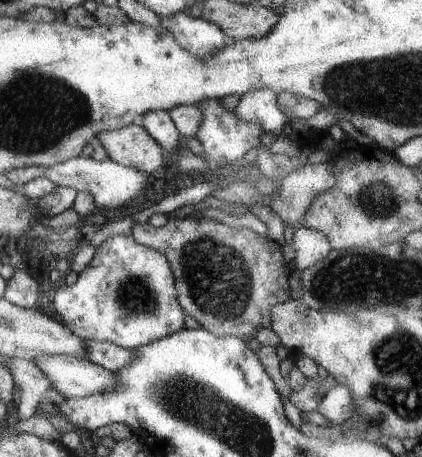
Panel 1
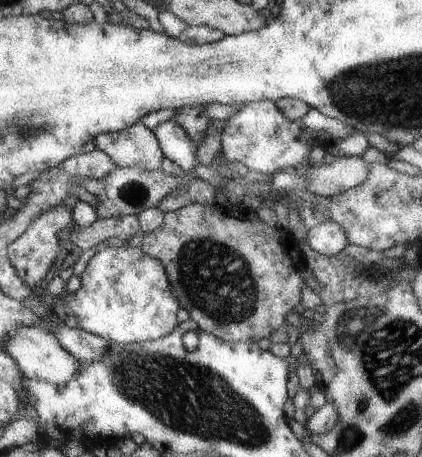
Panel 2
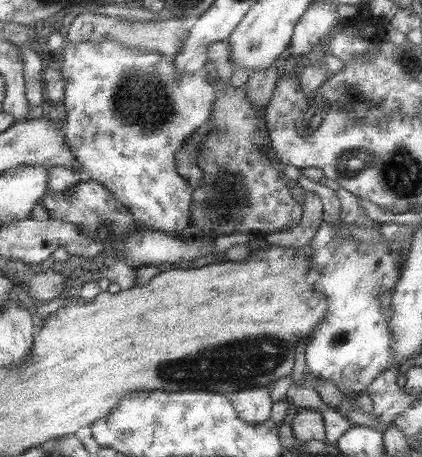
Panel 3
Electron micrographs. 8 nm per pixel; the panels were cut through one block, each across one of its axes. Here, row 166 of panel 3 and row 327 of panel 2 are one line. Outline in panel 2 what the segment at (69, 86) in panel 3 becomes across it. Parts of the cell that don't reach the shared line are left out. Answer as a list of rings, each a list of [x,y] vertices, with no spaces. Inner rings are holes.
[[[121,246],[121,248],[107,248],[103,252],[97,252],[85,272],[81,274],[81,288],[75,294],[67,294],[67,312],[71,316],[77,316],[79,328],[93,332],[97,336],[107,338],[115,344],[137,344],[137,342],[153,342],[167,338],[179,328],[177,312],[183,308],[179,298],[175,296],[171,278],[167,274],[167,268],[161,260],[149,256],[143,252],[143,248],[133,246]]]

